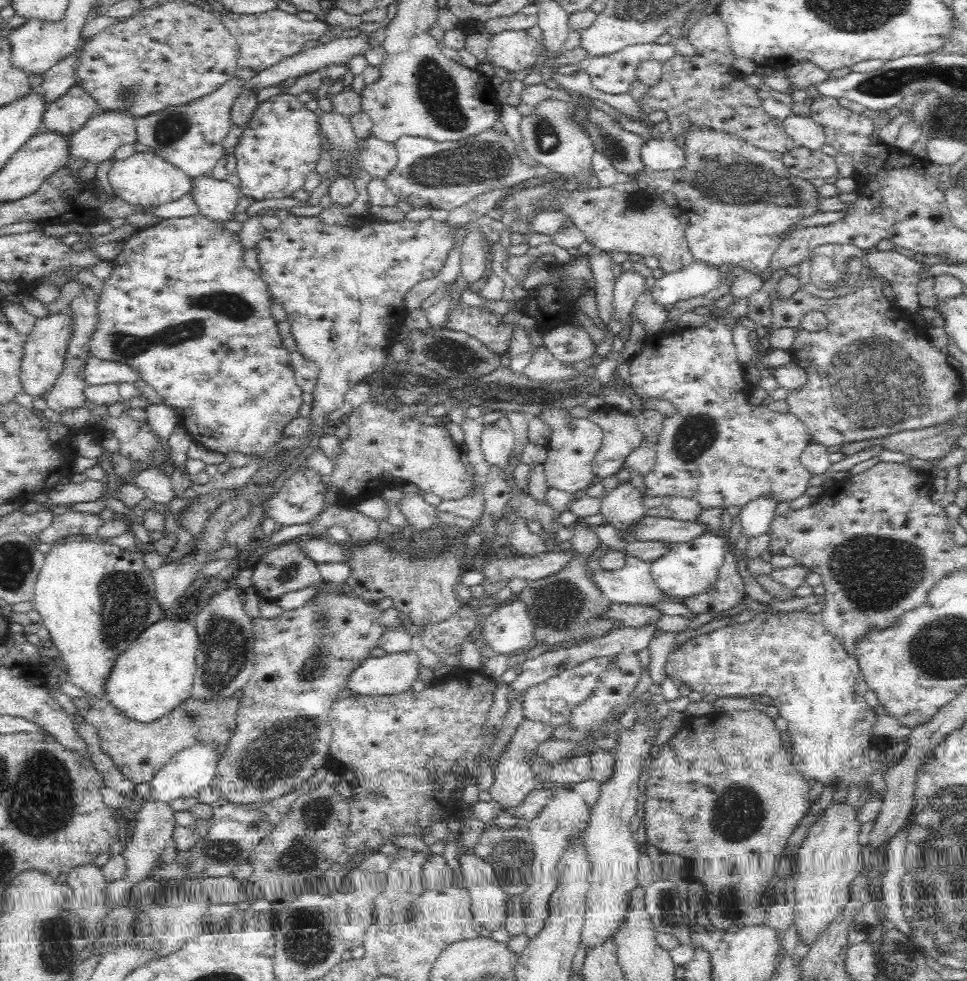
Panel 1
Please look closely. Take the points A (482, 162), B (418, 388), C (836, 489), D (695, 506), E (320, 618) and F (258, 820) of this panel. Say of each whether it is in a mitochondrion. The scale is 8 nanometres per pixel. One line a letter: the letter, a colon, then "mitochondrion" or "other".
A: mitochondrion
B: mitochondrion
C: other
D: other
E: mitochondrion
F: mitochondrion

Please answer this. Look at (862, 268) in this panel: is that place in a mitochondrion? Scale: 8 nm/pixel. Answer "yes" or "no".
yes

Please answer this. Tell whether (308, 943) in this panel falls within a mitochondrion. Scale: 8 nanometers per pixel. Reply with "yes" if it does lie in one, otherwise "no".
yes

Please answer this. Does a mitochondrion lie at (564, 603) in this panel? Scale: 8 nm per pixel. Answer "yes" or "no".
yes

